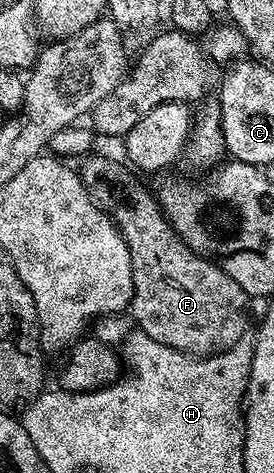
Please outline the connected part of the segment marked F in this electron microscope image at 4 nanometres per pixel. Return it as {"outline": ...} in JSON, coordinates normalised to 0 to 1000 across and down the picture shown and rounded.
{"outline":[[[318,328],[296,340],[303,347],[299,355],[292,353],[292,370],[332,414],[416,467],[453,512],[467,512],[489,607],[489,626],[474,634],[467,660],[471,666],[489,666],[489,677],[504,683],[493,685],[500,700],[540,706],[540,715],[569,715],[569,723],[599,723],[599,732],[628,732],[701,753],[781,753],[876,723],[876,715],[905,702],[898,693],[905,628],[891,611],[799,558],[715,537],[650,501],[650,490],[577,438],[573,412],[551,400],[544,406],[456,345],[427,347],[387,330],[343,328]]]}

